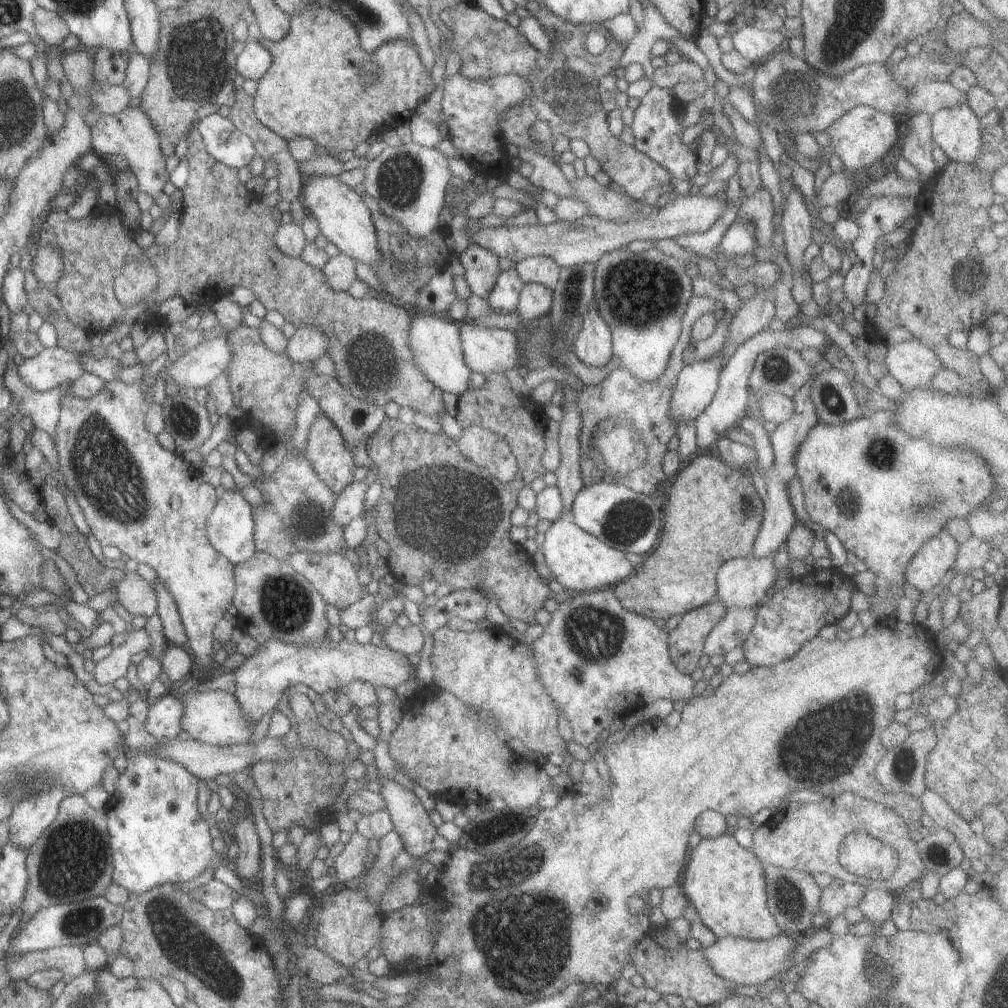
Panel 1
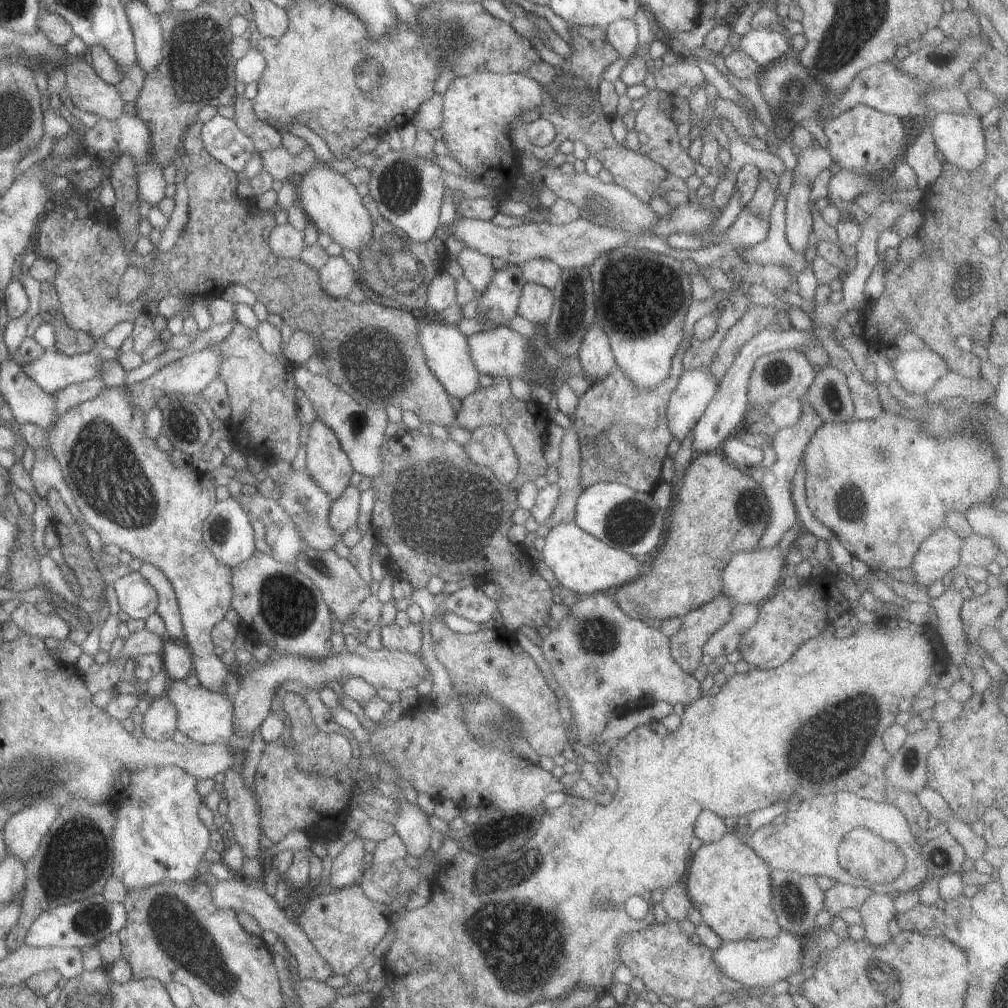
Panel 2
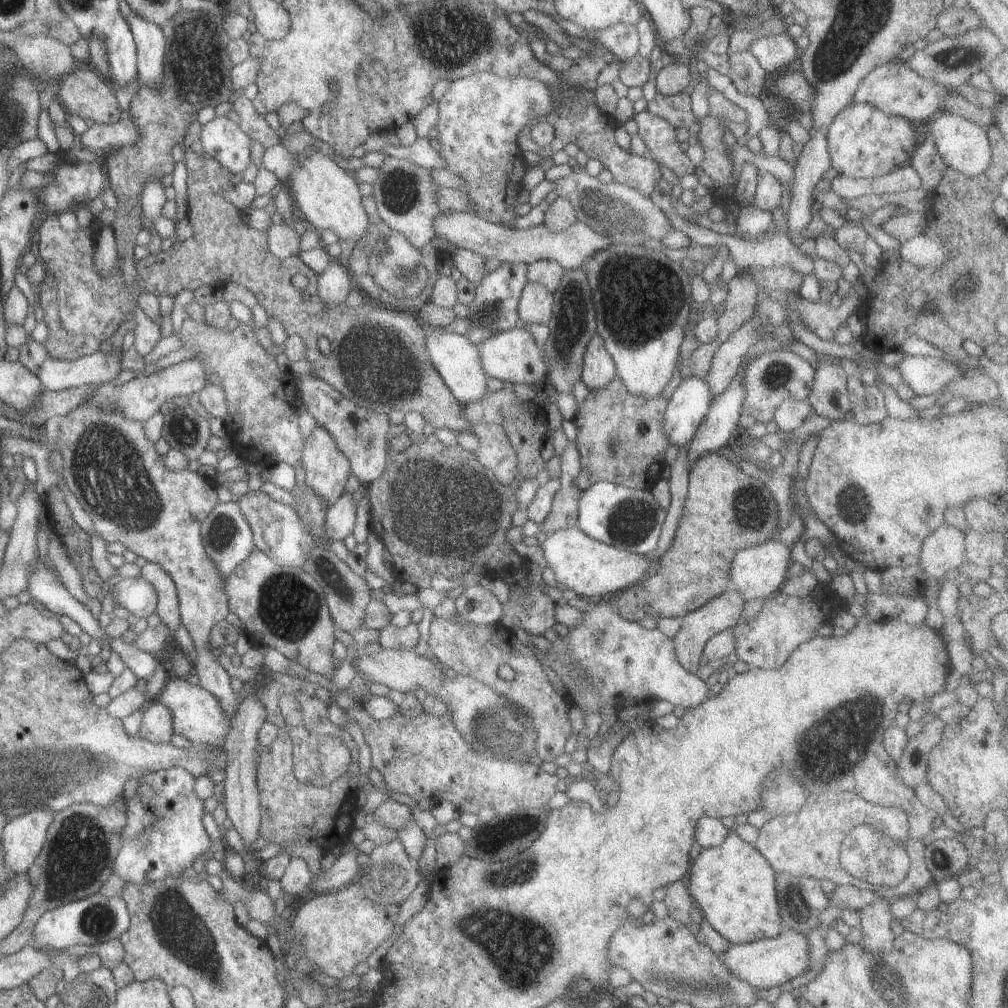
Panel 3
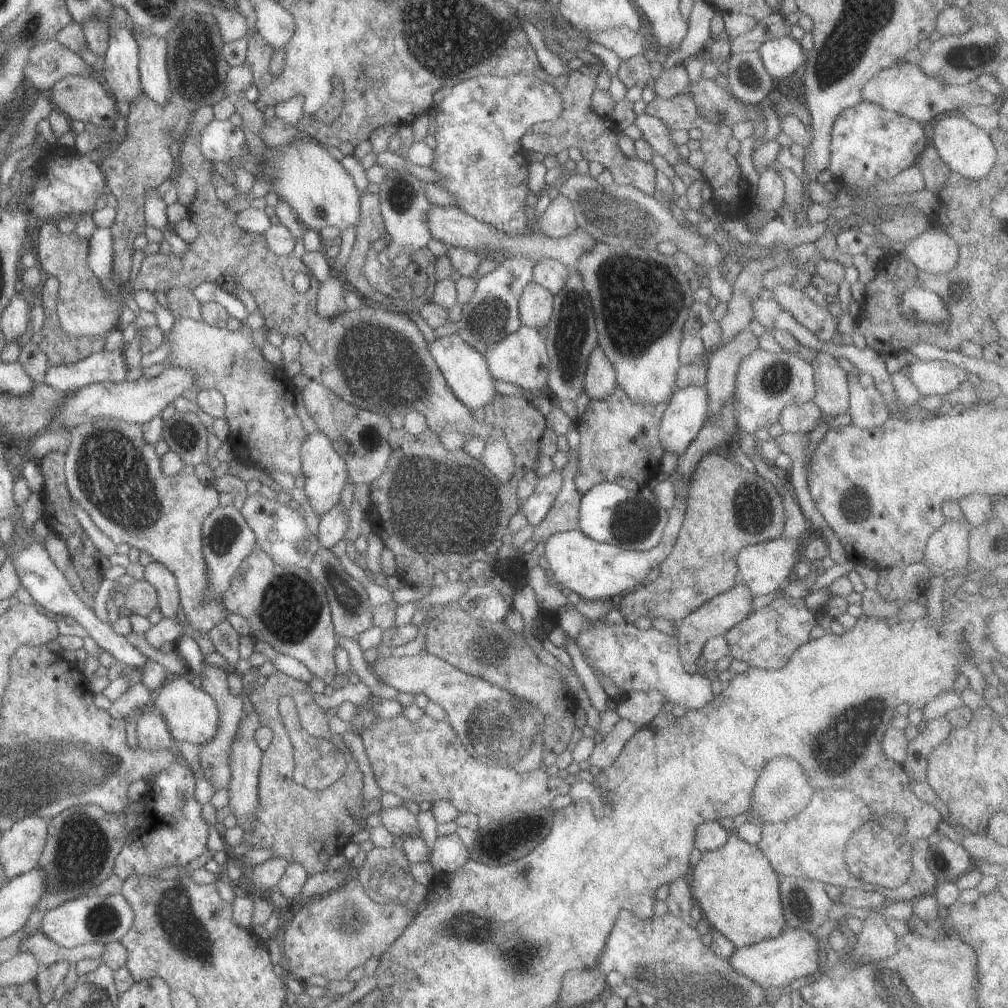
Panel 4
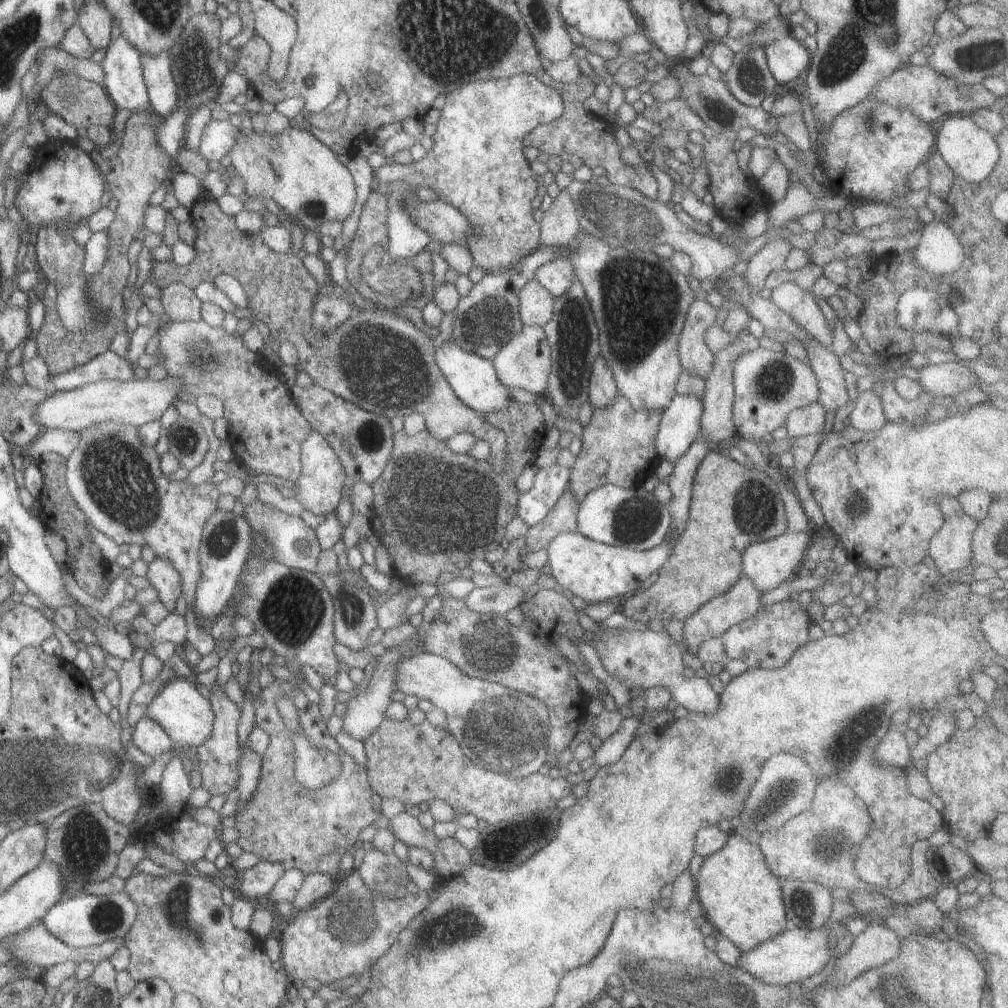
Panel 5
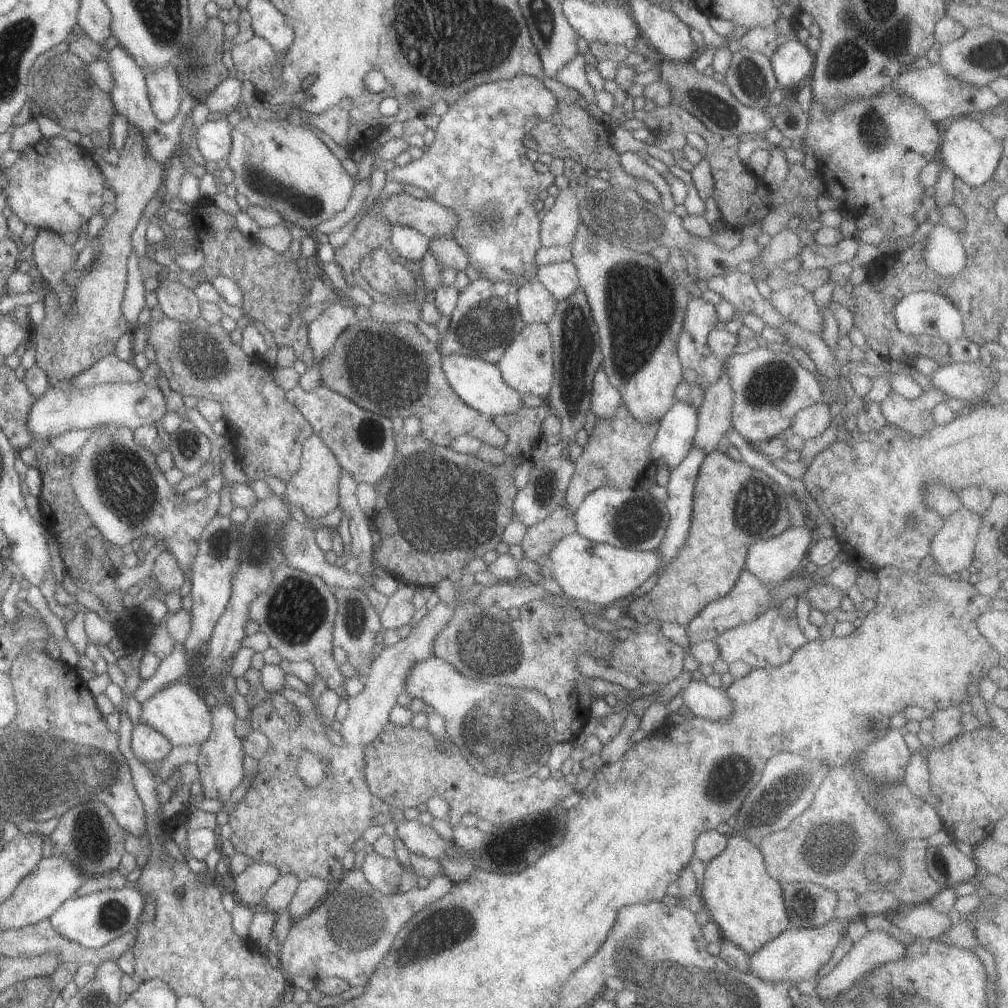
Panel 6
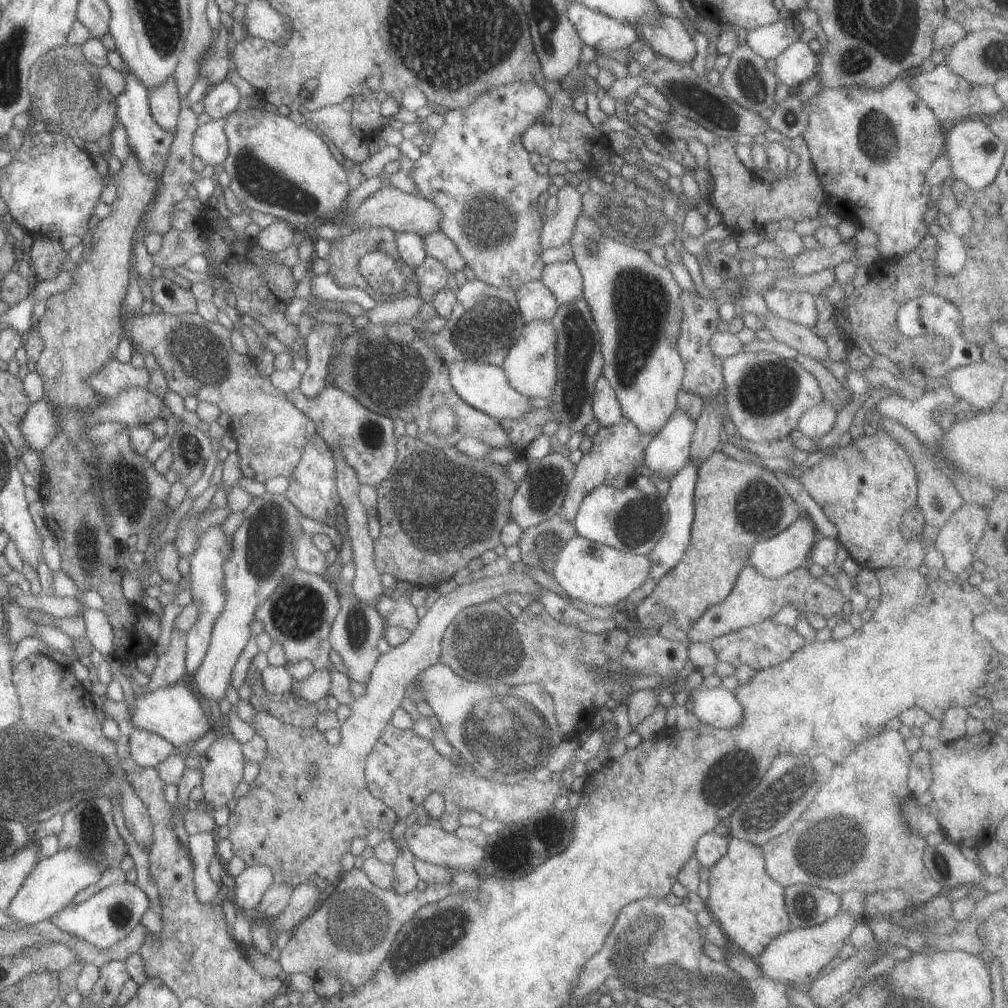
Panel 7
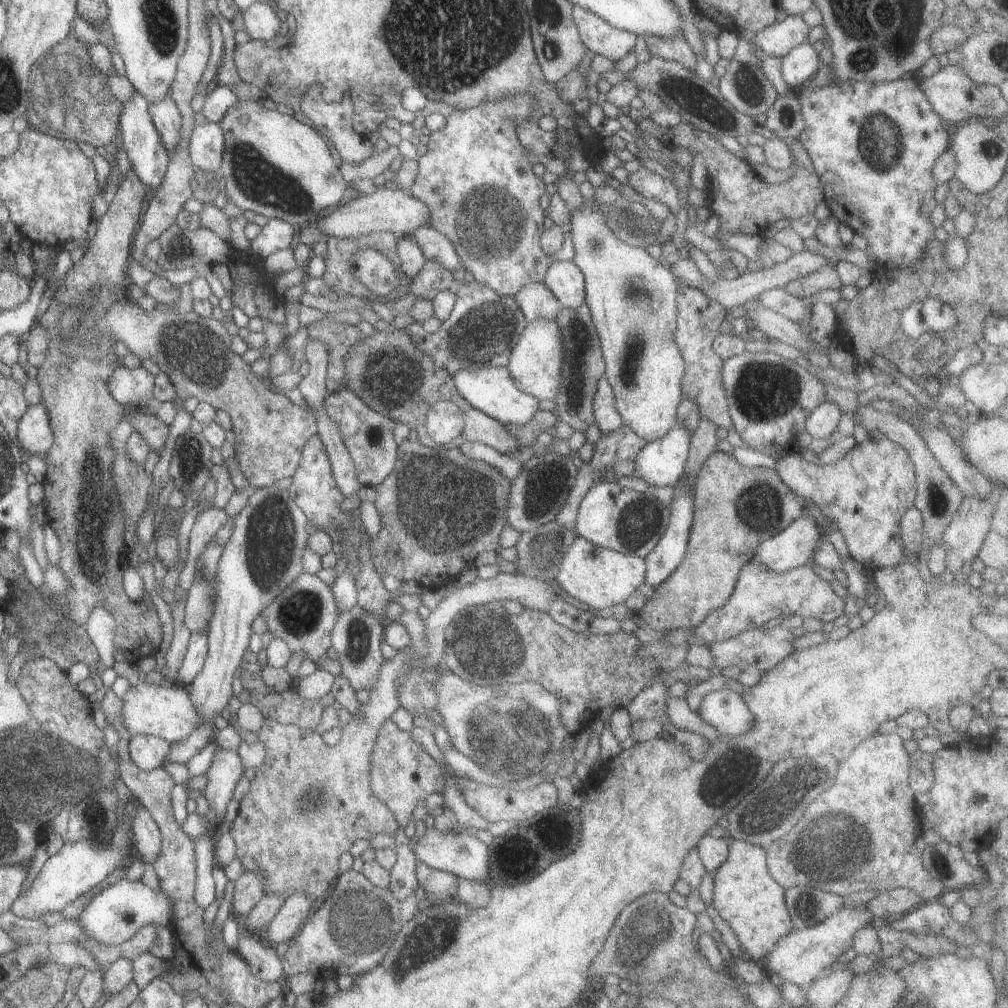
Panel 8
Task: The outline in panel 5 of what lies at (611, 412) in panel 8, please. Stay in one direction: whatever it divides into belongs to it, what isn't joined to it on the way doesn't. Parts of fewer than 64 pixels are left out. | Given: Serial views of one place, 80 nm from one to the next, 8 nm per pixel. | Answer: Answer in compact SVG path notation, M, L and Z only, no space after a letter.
M601 355L594 358L588 378L588 402L593 409L608 407L617 395L612 372Z

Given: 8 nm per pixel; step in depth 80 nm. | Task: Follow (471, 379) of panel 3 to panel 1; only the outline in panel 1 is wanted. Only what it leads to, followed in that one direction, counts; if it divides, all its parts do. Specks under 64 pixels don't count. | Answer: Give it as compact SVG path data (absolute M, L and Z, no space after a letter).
M410 308L410 326L408 327L408 348L419 373L442 393L452 393L459 397L468 391L470 375L465 366L459 341L458 324L447 320L443 315L435 316Z

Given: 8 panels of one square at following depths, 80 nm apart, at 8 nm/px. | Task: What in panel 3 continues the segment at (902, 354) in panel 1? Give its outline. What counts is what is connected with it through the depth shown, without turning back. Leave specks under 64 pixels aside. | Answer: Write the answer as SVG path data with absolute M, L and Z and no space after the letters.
M904 354L895 370L914 395L934 395L943 390L945 384L962 376L960 365L953 365L948 359L931 356Z

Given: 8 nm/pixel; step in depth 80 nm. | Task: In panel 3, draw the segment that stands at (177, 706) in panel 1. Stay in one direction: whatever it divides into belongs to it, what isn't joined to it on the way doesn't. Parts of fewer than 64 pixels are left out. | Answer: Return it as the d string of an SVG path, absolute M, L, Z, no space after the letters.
M150 700L149 706L140 712L140 723L135 736L152 743L169 743L171 734L170 712L156 700Z

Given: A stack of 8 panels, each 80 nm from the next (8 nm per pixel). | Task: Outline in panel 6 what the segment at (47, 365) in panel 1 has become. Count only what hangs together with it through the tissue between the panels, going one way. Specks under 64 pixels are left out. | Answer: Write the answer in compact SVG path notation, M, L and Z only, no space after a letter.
M111 353L71 377L70 385L75 389L80 389L105 383L132 383L137 381L141 381L140 369L135 368L130 361L122 361L114 353Z

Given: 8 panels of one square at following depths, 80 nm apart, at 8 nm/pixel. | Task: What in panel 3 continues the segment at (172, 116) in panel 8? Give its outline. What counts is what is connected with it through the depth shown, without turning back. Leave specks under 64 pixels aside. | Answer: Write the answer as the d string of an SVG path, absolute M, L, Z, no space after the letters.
M133 12L124 19L136 48L136 80L139 86L157 87L162 82L165 50L161 29Z

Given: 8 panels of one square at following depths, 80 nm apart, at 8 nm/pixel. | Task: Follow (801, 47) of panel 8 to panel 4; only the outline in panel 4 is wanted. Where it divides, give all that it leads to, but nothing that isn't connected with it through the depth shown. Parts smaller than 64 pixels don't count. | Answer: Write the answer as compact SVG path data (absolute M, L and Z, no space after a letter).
M789 35L766 40L756 48L765 72L777 81L788 81L805 62L805 50Z

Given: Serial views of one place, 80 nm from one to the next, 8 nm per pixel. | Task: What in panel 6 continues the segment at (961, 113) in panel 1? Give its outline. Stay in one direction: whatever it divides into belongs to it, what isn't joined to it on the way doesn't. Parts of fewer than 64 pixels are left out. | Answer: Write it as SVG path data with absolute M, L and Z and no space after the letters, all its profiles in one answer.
M976 116L957 117L941 126L937 157L955 177L967 186L978 187L994 173L1002 152L1001 142L995 140L979 123Z

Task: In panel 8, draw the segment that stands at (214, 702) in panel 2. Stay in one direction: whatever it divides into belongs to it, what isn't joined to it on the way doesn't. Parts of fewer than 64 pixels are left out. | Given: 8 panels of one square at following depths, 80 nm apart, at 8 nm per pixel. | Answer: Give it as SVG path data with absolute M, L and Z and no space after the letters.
M140 679L124 692L121 700L121 720L131 735L153 735L171 744L185 738L198 725L197 713L189 700L186 687L181 684L174 683L167 688L144 683Z

